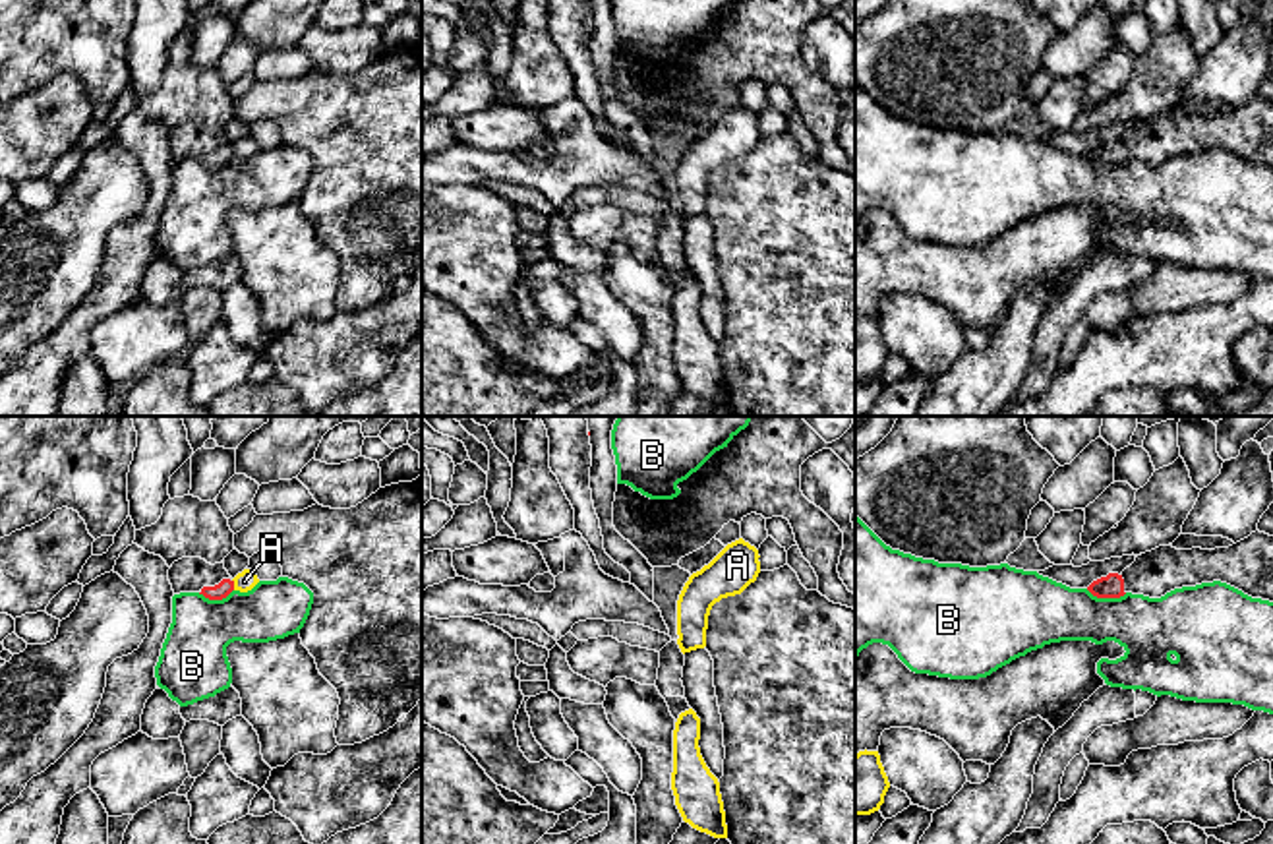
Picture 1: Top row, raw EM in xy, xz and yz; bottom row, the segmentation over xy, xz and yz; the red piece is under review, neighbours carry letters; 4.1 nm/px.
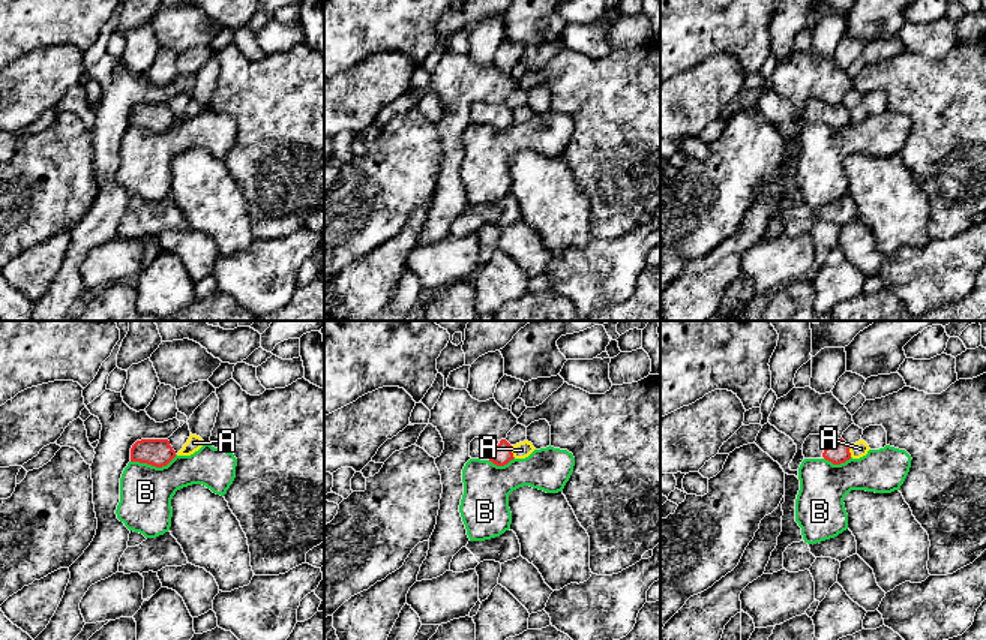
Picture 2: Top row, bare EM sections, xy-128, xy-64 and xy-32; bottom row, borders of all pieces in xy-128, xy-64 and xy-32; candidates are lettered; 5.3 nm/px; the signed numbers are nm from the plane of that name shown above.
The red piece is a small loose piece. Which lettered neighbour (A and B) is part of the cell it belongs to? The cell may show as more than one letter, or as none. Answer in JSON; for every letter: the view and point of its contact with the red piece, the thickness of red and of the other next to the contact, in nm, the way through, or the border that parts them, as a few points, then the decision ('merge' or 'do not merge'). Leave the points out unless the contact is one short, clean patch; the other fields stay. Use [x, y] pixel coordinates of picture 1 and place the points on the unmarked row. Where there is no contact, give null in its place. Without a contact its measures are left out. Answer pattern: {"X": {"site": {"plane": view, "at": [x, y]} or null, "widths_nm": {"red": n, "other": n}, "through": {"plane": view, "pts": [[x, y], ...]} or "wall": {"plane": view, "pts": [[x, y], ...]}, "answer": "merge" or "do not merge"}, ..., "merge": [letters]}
{"A": {"site": {"plane": "xy", "at": [233, 151]}, "widths_nm": {"red": 70, "other": 90}, "wall": {"plane": "xy", "pts": [[233, 146], [235, 155]]}, "answer": "do not merge"}, "B": {"site": {"plane": "yz", "at": [1107, 163]}, "widths_nm": {"red": 100, "other": 260}, "answer": "do not merge"}, "merge": []}

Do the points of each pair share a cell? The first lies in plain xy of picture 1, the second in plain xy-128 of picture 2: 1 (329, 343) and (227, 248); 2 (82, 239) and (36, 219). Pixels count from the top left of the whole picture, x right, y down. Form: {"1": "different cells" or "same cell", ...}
{"1": "different cells", "2": "same cell"}

